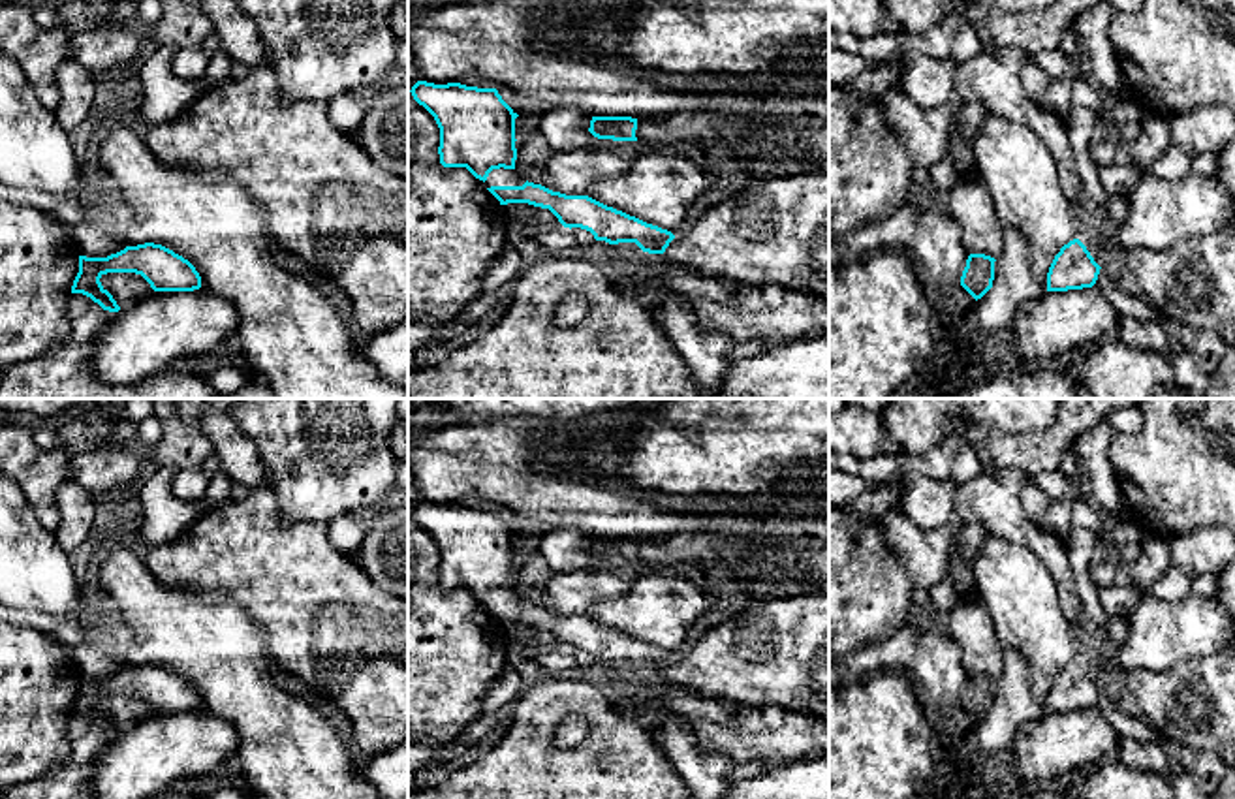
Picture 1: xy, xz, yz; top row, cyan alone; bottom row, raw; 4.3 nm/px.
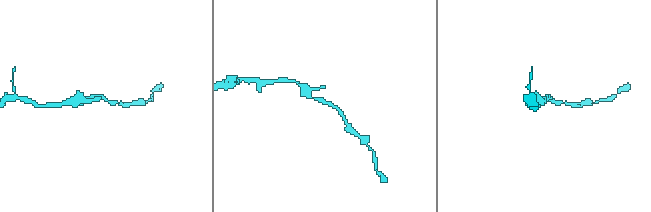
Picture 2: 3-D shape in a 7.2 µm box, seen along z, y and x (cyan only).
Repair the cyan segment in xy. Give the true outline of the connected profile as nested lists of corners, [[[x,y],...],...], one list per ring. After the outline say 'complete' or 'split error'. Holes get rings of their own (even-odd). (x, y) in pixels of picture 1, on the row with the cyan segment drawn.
[[[145,243],[126,246],[107,258],[79,256],[79,273],[71,293],[83,293],[103,310],[118,312],[120,306],[100,282],[107,273],[141,274],[154,291],[194,291],[201,288],[201,276],[188,259],[162,244]]] | complete

